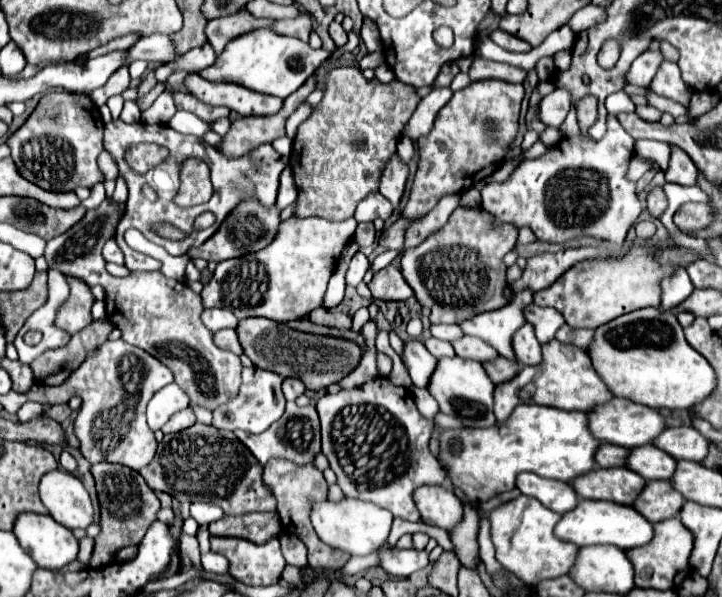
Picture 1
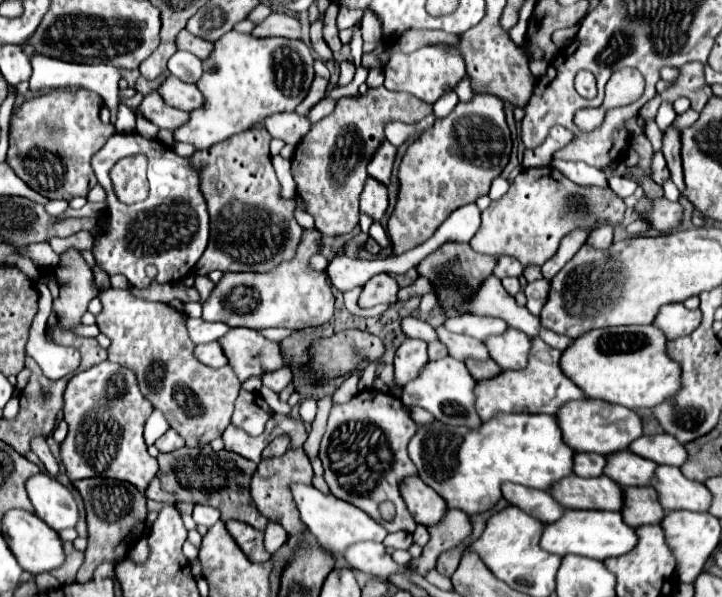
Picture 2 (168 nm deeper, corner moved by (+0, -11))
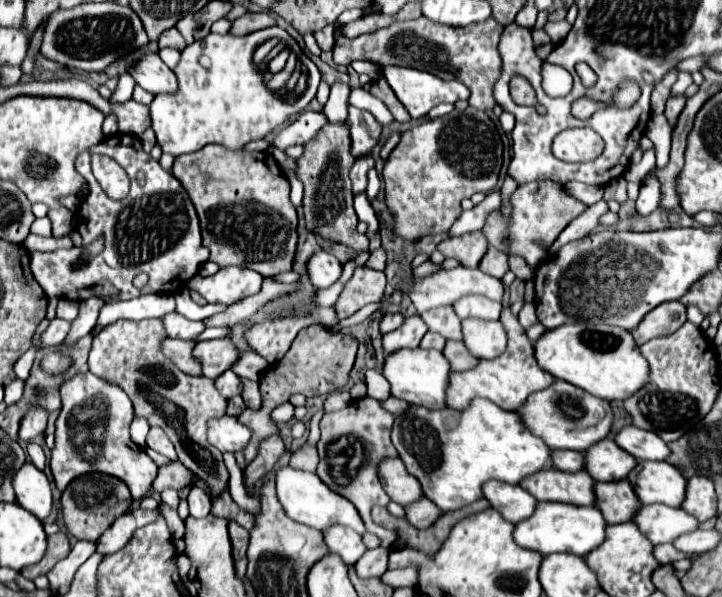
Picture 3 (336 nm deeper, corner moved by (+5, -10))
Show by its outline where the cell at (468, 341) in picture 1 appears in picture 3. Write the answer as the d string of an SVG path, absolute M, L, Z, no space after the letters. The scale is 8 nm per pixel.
M440 306L426 314L422 314L422 320L428 324L430 330L442 334L448 340L462 340L462 328L460 318L456 316L452 306Z

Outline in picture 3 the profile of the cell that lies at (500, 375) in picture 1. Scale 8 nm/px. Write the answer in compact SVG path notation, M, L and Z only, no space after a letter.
M448 340L442 354L446 356L452 370L456 370L456 372L470 370L470 368L474 368L478 364L478 358L474 358L460 340Z

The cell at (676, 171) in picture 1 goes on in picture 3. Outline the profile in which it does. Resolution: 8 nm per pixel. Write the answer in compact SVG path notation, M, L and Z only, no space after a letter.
M680 94L680 96L670 96L670 98L668 98L664 114L666 114L666 118L670 120L670 124L672 124L672 126L674 126L674 122L676 122L678 114L682 112L684 104L686 104L686 96L684 96L684 94Z

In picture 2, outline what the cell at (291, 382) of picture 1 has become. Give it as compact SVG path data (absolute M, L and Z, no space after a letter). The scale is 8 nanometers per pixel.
M285 367L283 371L263 375L263 377L261 377L261 381L263 381L263 385L265 385L265 387L273 389L275 393L281 393L287 385L291 385L291 381L293 381L293 373L291 373L291 369L289 369L289 367Z

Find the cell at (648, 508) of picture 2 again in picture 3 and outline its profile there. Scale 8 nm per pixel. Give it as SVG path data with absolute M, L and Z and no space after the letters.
M628 480L596 482L594 496L596 496L594 506L602 512L606 524L628 522L640 508L640 502Z

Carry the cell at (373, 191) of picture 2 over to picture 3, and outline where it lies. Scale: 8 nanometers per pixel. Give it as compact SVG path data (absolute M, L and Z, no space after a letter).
M360 156L360 158L354 160L354 164L352 164L352 168L350 168L350 180L352 180L354 192L366 190L366 184L368 184L366 174L368 174L368 170L370 170L372 166L374 166L372 156Z

